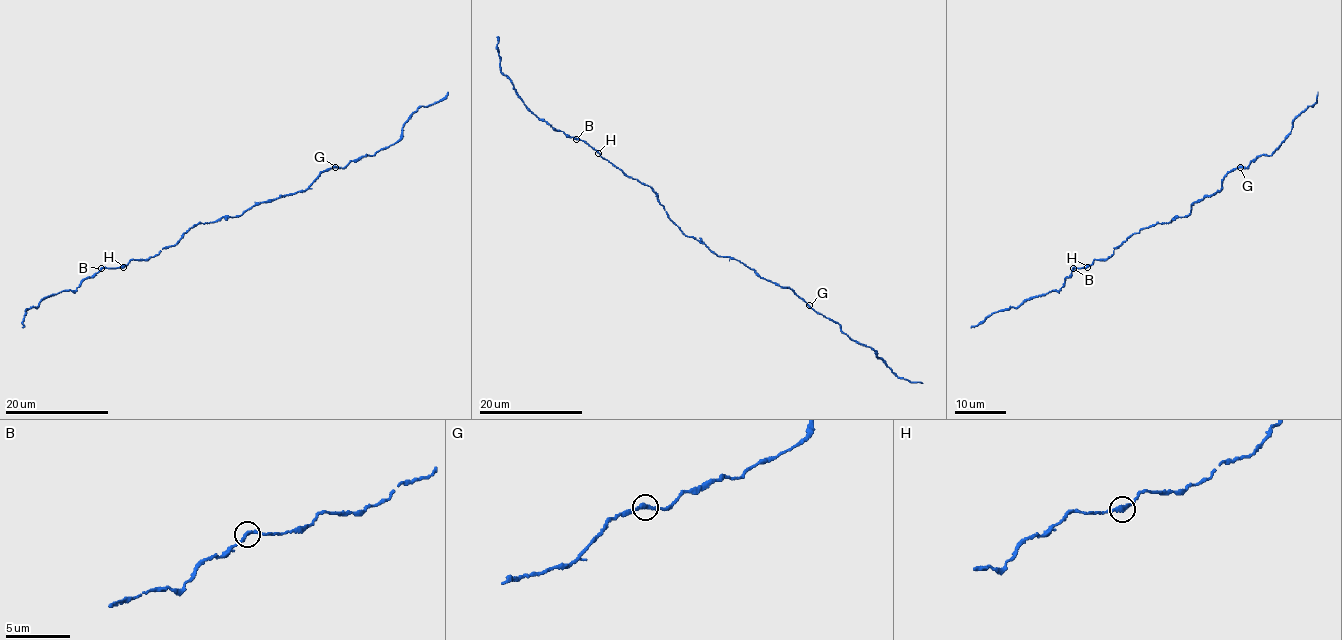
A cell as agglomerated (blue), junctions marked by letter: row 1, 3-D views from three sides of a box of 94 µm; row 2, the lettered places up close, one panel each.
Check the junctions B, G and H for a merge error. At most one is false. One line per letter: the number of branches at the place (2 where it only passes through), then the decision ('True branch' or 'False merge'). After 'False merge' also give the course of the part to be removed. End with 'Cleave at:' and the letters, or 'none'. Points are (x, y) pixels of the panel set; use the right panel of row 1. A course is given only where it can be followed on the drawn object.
B: Branches: 2. True branch
G: Branches: 2. True branch
H: Branches: 2. True branch
Cleave at: none

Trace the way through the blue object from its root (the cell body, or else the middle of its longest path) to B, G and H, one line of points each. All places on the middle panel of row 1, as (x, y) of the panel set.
B: (691, 237), (669, 217), (649, 186), (629, 177), (587, 144), (576, 138)
G: (691, 237), (701, 241), (718, 256), (733, 257), (760, 277), (789, 287), (809, 305)
H: (691, 237), (669, 217), (649, 186), (629, 177), (598, 153)

